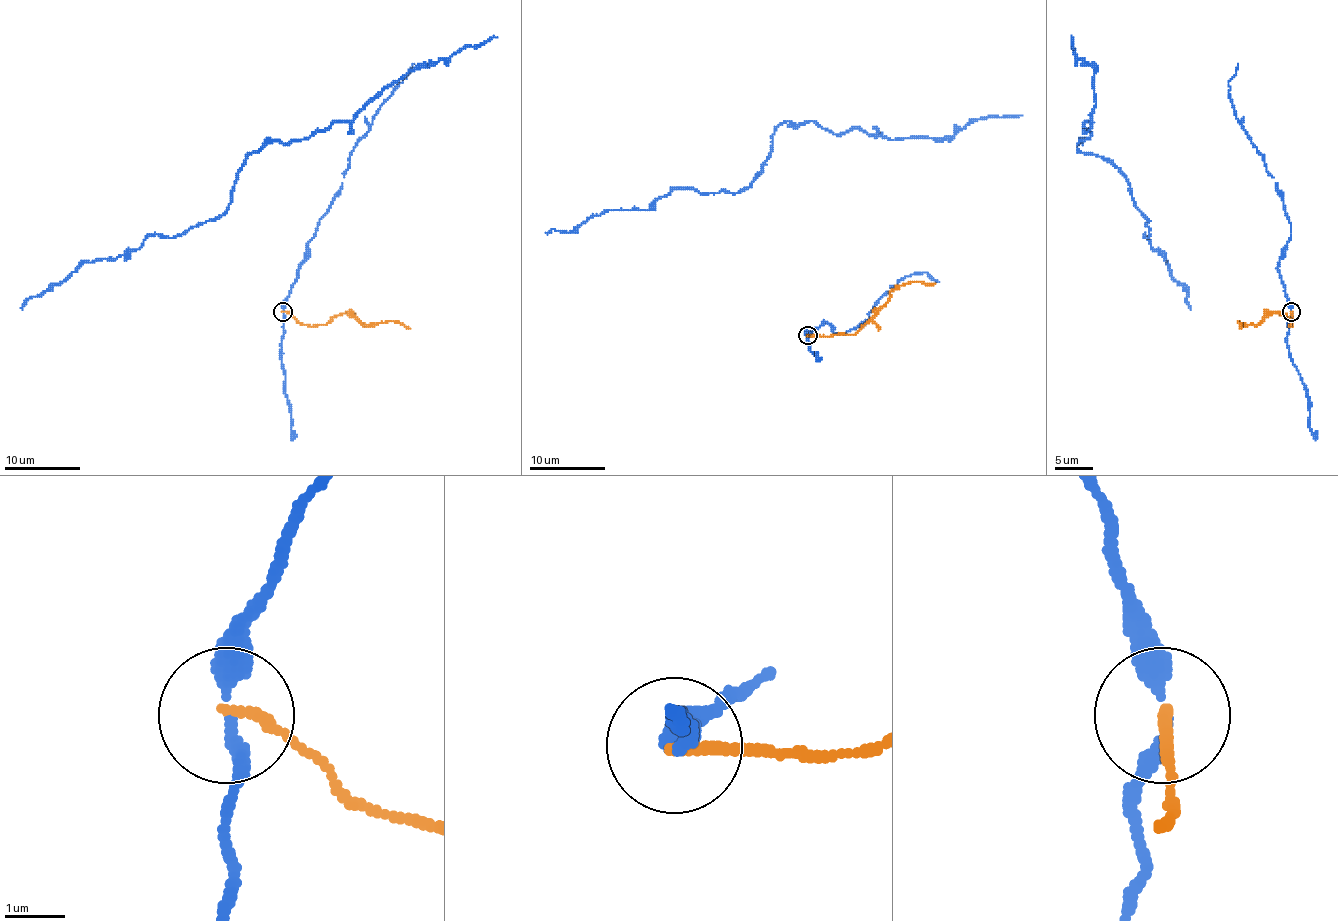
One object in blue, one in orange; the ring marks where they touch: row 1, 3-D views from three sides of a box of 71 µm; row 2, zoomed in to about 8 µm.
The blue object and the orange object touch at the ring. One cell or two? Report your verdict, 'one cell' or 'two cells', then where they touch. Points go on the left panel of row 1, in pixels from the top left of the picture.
two cells | (283, 312)

